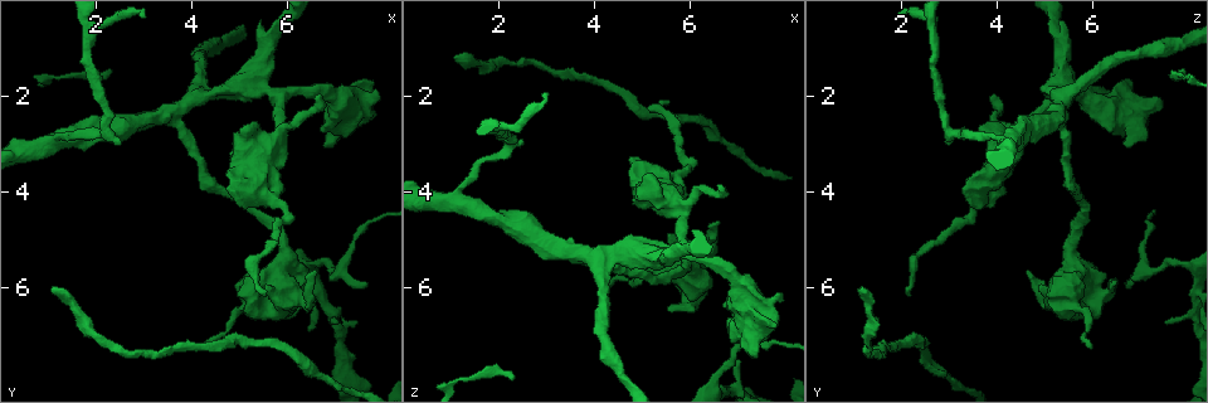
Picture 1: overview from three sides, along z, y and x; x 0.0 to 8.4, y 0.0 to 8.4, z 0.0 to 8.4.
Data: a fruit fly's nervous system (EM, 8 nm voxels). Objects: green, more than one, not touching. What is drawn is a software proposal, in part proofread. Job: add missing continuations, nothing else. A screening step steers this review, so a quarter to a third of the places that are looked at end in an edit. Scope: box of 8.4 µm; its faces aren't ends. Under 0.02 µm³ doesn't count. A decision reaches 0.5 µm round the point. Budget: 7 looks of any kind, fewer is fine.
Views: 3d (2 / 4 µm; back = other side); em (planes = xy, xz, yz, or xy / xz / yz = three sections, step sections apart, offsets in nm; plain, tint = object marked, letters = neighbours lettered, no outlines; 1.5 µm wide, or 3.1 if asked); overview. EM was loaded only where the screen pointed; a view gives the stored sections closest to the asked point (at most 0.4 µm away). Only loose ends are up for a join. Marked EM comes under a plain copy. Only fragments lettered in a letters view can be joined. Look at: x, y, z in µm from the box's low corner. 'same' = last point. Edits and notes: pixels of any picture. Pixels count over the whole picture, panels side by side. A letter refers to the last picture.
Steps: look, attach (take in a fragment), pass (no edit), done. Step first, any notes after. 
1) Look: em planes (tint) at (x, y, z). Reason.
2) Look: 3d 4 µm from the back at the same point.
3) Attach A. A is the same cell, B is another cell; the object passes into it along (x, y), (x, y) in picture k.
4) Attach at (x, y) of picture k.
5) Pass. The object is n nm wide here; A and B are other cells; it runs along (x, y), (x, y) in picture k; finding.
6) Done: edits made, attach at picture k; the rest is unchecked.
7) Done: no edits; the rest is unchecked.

Look: em yz step 4 (tint) at (5.90, 3.95, 4.05). Thick end.

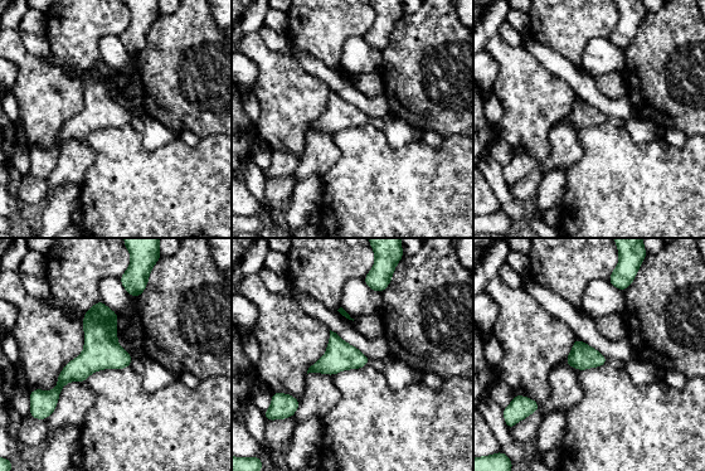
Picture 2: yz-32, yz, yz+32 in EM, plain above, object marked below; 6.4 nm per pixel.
Look: em planes (letters) at the same point. Cut it another way.

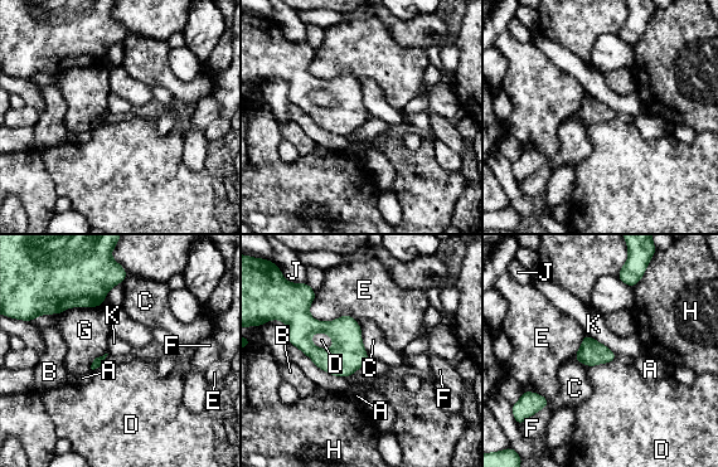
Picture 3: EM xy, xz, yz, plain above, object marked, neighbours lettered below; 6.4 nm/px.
Pass. A, B, C, D, E, F, G, H, J and K are other cells; a border runs along (309, 336), (325, 332), (335, 343) in picture 3; none of them fits.

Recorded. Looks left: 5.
Look: em planes (letters) at (7.80, 1.95, 6.10). Branch stops here.

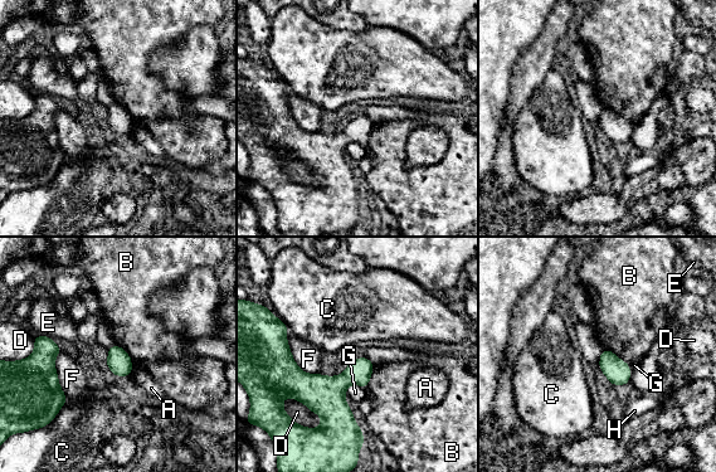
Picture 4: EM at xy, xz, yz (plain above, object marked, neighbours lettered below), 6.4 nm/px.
Pass. A, B, C, D, E, F, G and H are other cells; a border runs along (35, 334), (52, 339) in picture 4; no lettered fragment goes on from it.

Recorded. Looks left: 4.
Look: 3d 2 µm from the back at (7.05, 6.70, 7.55). An open end.

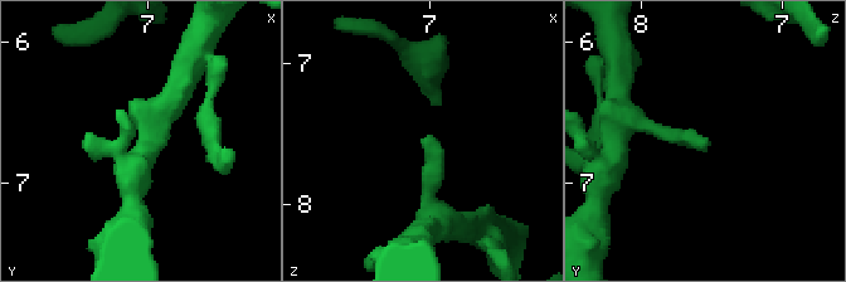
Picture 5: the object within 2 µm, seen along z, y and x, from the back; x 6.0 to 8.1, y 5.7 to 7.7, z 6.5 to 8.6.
Look: em planes (letters) at (7.02, 6.70, 7.50).

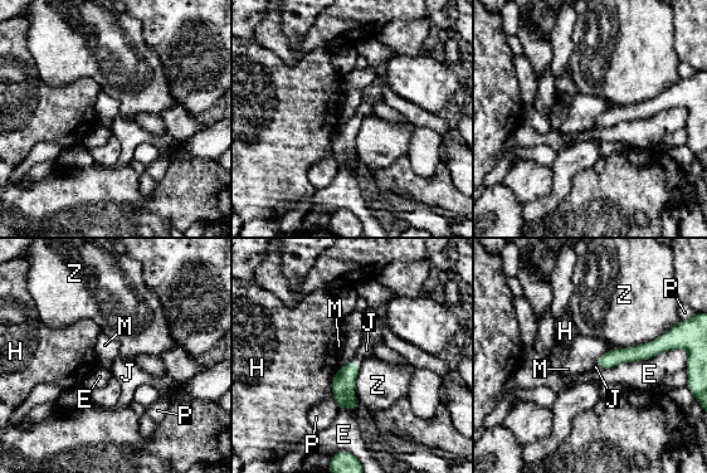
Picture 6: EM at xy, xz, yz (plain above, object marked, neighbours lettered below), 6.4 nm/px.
Attach J. The longest contact is with E, 550 nm; J is the same cell, E, H, M, P and Z are other cells; the object passes into it along (344, 381), (355, 362), (366, 350) in picture 6; the neuron continues.

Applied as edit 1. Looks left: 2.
Done: edits made, attach at picture 6; the rest is unchecked.

